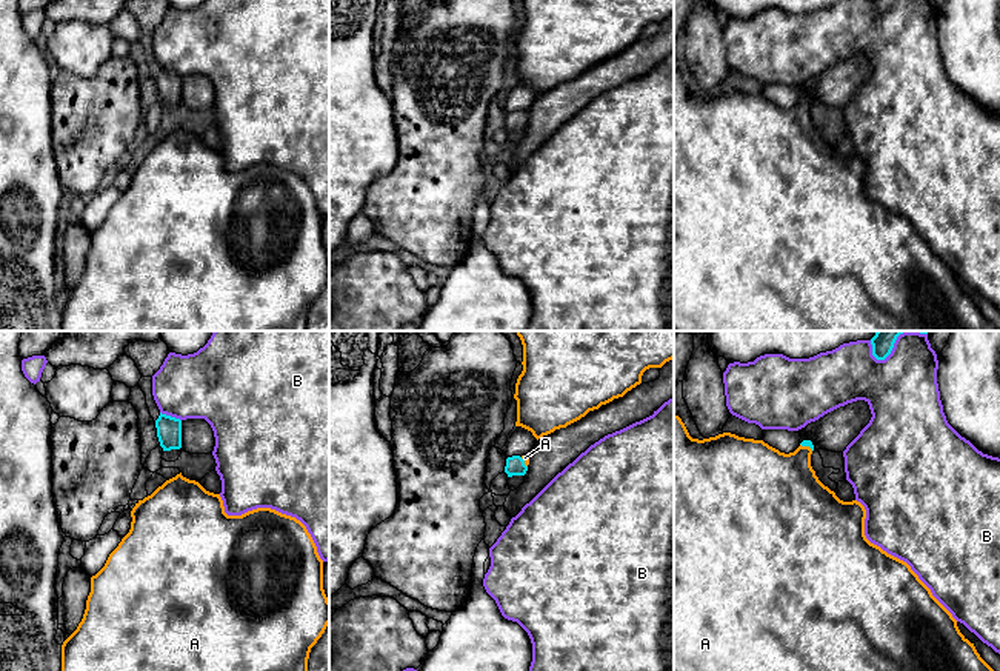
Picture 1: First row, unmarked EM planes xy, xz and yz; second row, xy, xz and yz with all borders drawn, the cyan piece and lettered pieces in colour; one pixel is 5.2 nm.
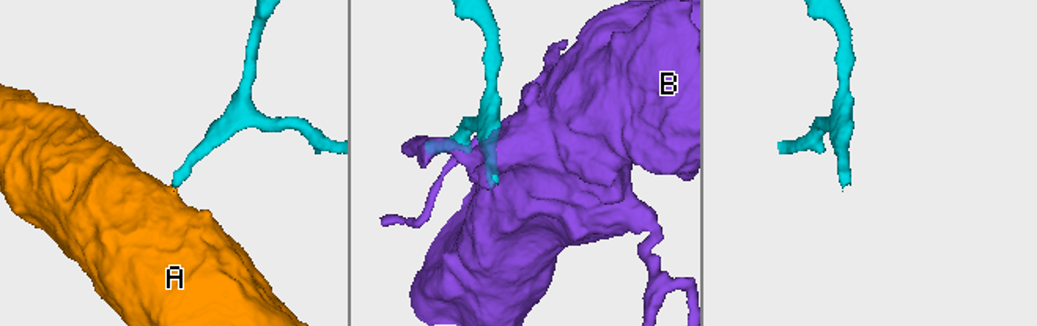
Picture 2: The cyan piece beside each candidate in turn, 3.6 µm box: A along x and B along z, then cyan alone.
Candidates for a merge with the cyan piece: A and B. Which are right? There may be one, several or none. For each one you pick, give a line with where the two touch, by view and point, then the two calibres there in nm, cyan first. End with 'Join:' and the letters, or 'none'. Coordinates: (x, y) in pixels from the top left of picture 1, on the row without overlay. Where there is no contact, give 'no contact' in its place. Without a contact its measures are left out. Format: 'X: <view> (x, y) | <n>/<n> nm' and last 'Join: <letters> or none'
A: yz (806, 100) | 30/360 nm
Join: A

